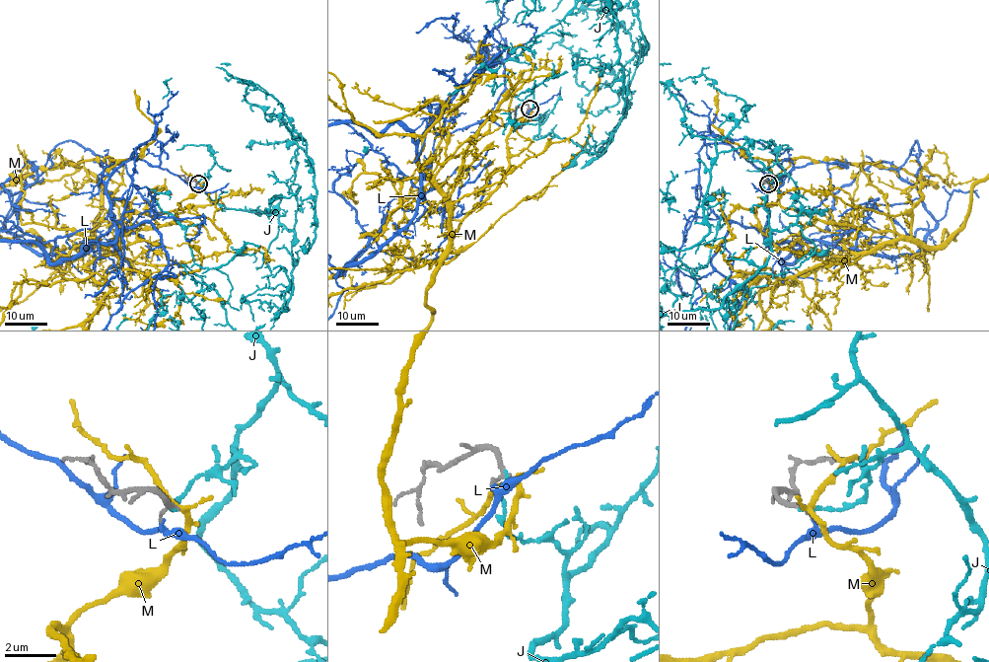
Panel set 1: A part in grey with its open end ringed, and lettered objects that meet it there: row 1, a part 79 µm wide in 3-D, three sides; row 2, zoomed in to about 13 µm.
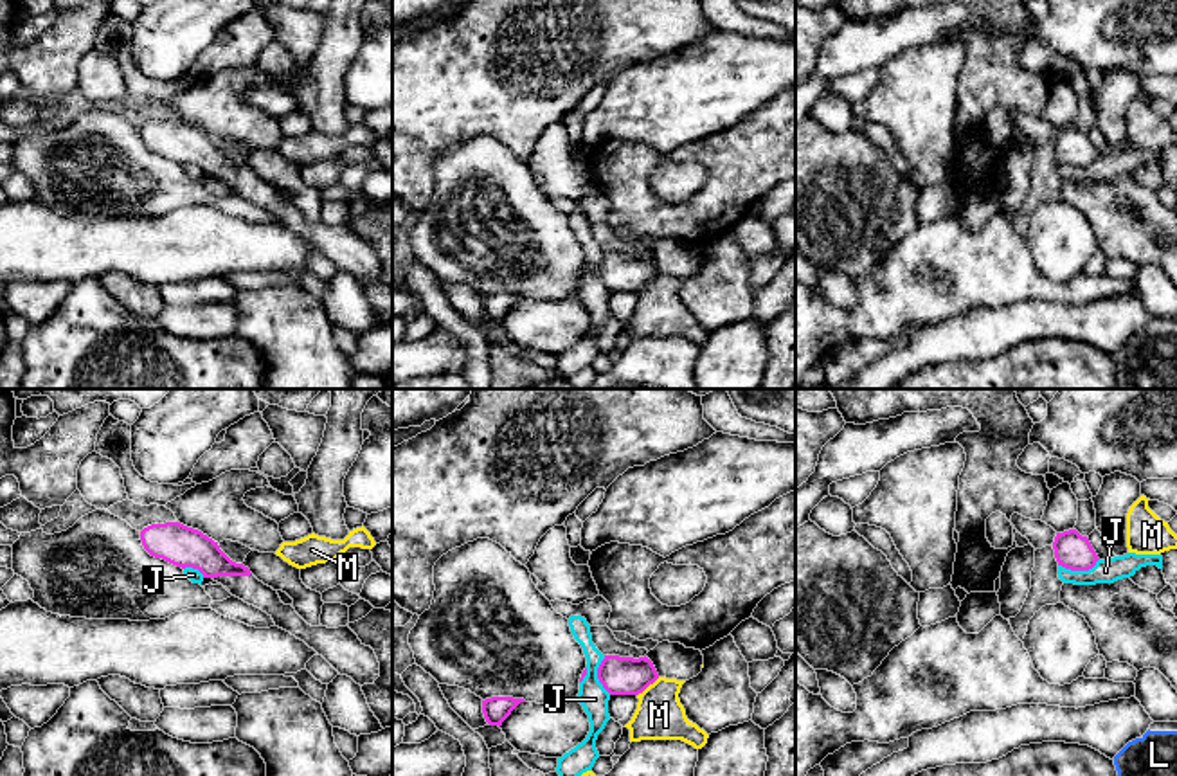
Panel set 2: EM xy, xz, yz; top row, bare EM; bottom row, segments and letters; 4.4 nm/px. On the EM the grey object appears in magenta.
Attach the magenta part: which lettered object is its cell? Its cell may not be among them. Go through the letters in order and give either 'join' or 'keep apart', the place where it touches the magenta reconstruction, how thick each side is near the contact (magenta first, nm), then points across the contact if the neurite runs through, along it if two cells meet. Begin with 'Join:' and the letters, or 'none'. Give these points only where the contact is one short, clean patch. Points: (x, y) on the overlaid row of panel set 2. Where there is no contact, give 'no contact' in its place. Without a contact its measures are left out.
Join: none
J: keep apart | yz (1078, 569) | 160/110 nm | along yz (1098, 559), (1087, 569), (1059, 566)
L: keep apart | no contact
M: keep apart | xz (648, 685) | 180/220 nm | along xz (659, 677), (637, 695)

